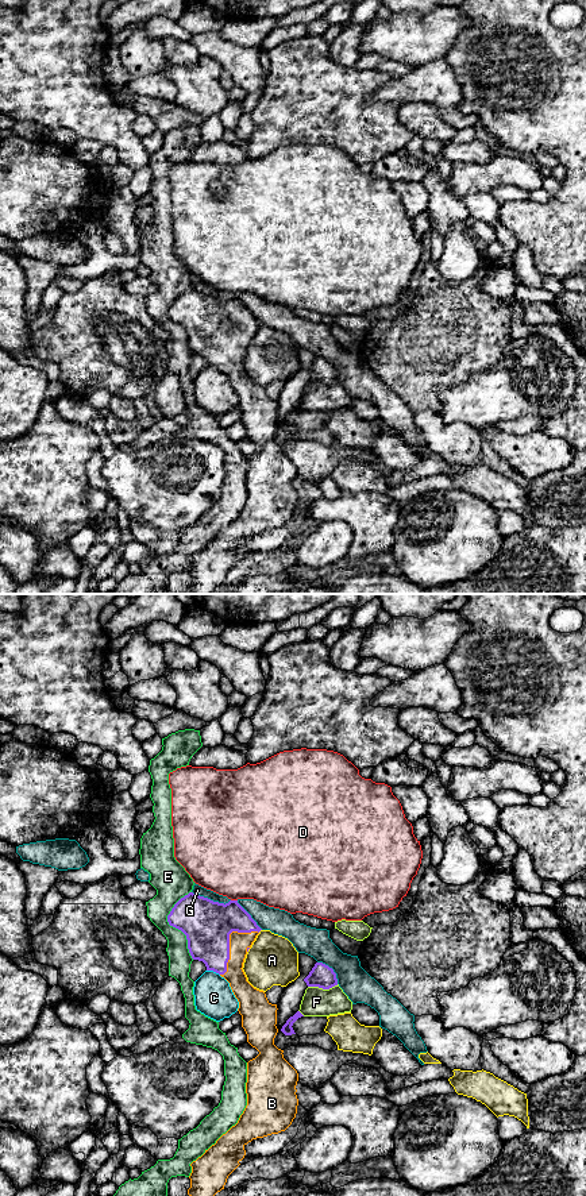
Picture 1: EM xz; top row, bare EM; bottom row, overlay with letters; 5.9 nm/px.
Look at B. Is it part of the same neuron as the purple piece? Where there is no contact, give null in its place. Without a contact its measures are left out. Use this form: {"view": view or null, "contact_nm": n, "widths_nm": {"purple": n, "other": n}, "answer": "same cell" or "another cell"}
{"view": "xz", "contact_nm": 340, "widths_nm": {"purple": 280, "other": 120}, "answer": "same cell"}

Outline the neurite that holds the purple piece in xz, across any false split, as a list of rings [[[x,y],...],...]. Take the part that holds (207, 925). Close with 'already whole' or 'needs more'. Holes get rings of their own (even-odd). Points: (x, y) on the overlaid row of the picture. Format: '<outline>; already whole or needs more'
[[[189,892],[181,898],[167,915],[170,926],[181,930],[188,940],[188,949],[193,960],[203,961],[207,971],[213,971],[224,977],[239,1002],[242,1027],[247,1034],[247,1042],[259,1054],[247,1062],[247,1106],[238,1123],[223,1134],[215,1145],[190,1164],[192,1173],[189,1196],[215,1196],[224,1189],[228,1176],[244,1158],[244,1146],[257,1138],[285,1131],[297,1114],[297,1070],[284,1058],[284,1050],[274,1045],[277,1029],[277,1004],[271,1004],[266,994],[254,988],[243,972],[243,962],[248,949],[262,930],[251,915],[238,903],[213,902],[208,898]]]; needs more

